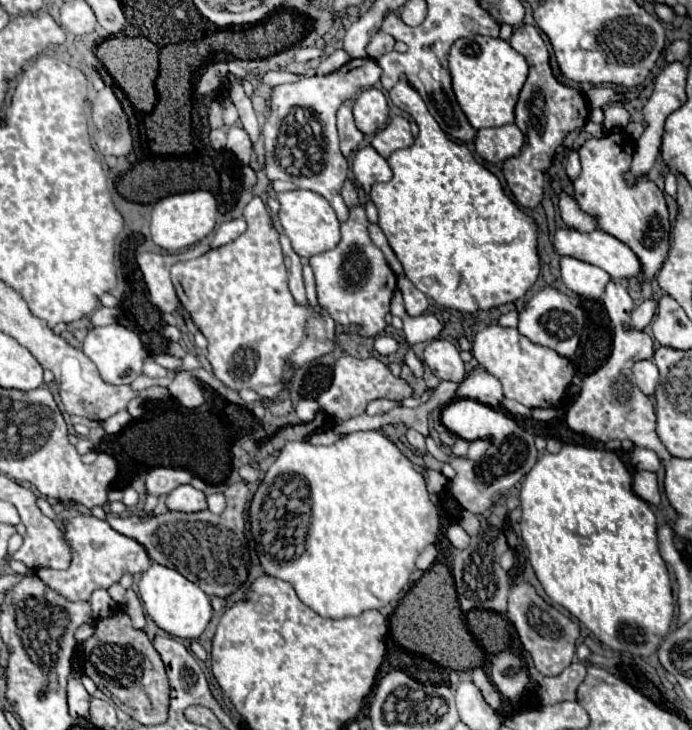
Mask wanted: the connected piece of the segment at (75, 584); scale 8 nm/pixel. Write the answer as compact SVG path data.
M81 515L69 521L63 521L63 535L73 547L73 561L71 567L65 571L55 569L39 569L37 575L57 593L63 593L69 601L89 601L91 593L99 587L109 589L113 583L121 579L125 571L129 573L143 573L151 567L153 559L147 555L147 549L127 537L117 533L107 521L99 521L93 515Z

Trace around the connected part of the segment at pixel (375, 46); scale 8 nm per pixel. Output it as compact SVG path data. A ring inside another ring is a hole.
M375 33L375 37L371 39L371 45L367 47L367 53L369 53L369 57L377 59L377 57L381 57L383 53L393 51L393 47L395 47L395 39L393 39L391 35Z

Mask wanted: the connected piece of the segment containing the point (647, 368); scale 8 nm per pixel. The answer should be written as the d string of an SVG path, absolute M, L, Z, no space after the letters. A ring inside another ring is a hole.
M639 361L639 363L635 363L633 373L635 373L635 379L637 379L637 387L645 395L653 397L655 389L657 389L657 383L659 383L659 369L657 369L657 365L653 361Z

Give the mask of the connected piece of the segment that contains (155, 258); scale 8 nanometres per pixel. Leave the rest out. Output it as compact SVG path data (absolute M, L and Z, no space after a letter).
M201 243L195 245L183 253L173 253L173 255L159 255L159 253L141 253L137 255L139 269L143 273L143 279L147 283L147 289L151 293L151 303L159 307L163 313L175 313L179 309L179 299L175 295L175 287L169 277L171 265L183 259L195 259L203 253L207 253L211 247Z

